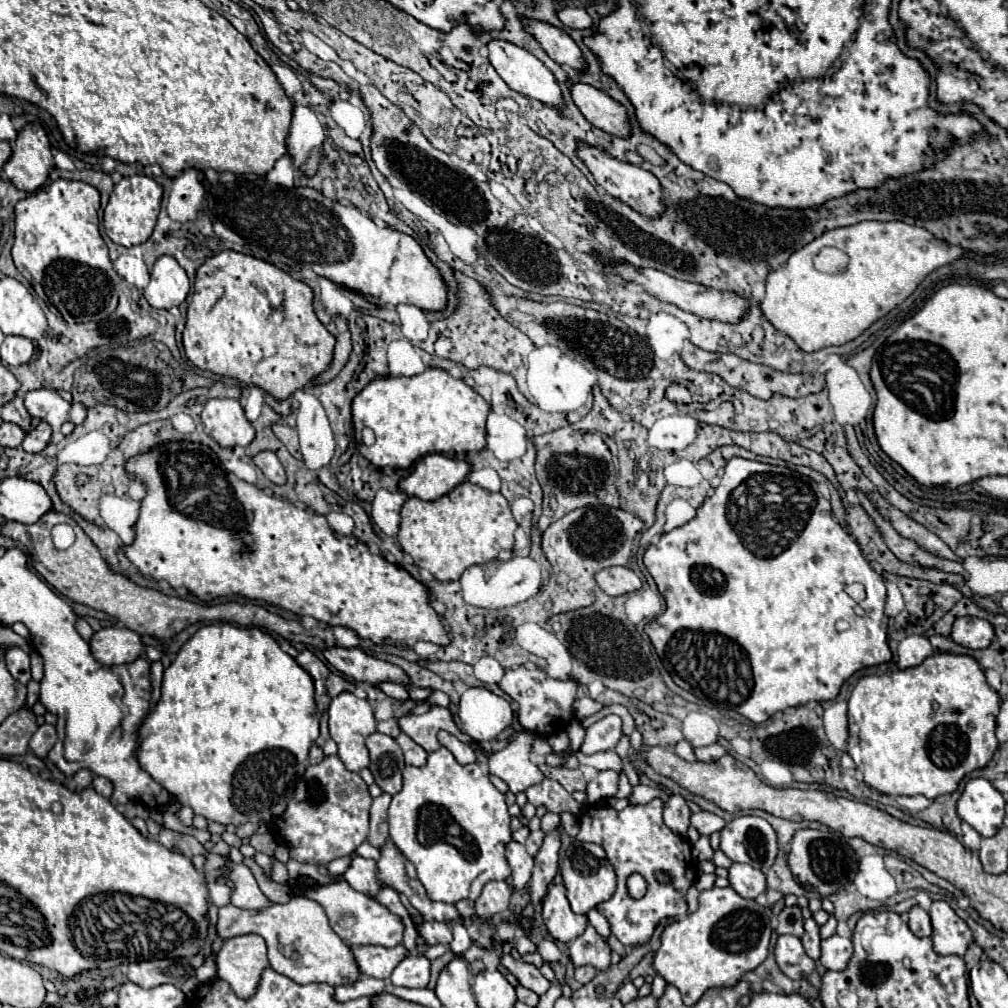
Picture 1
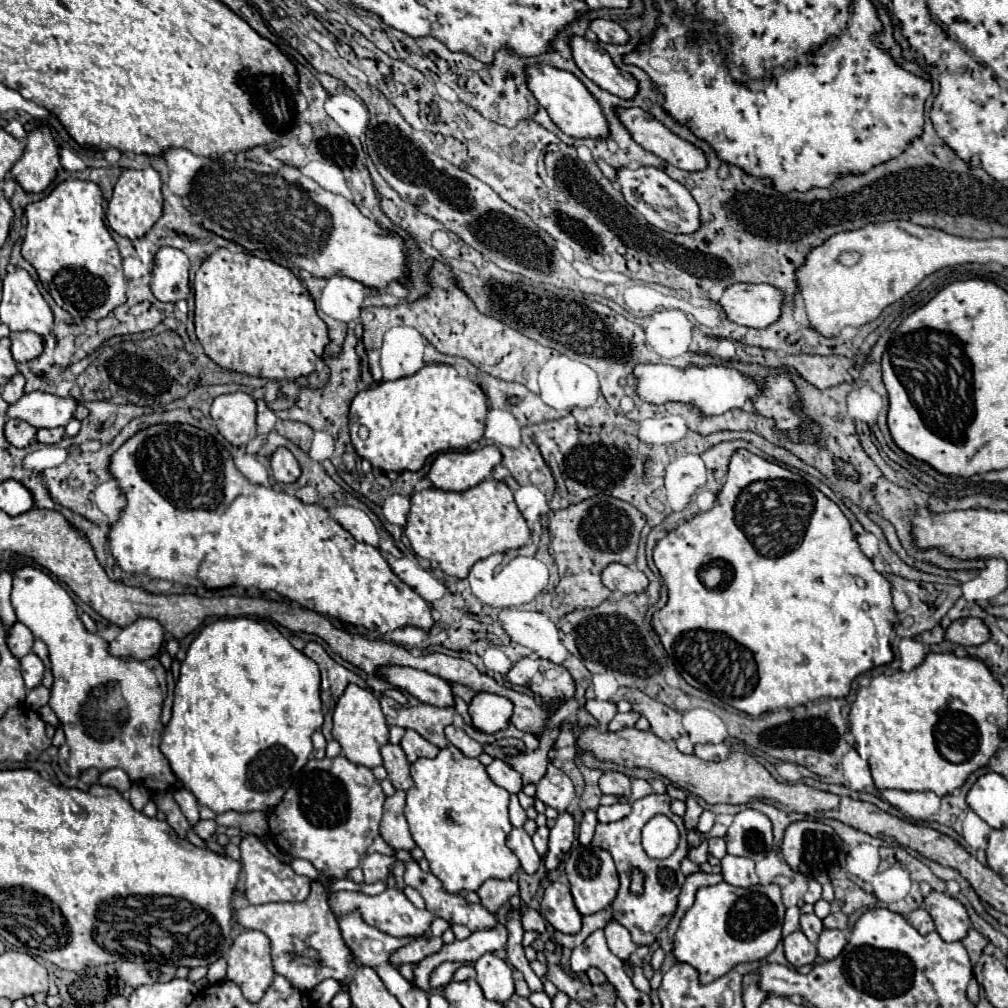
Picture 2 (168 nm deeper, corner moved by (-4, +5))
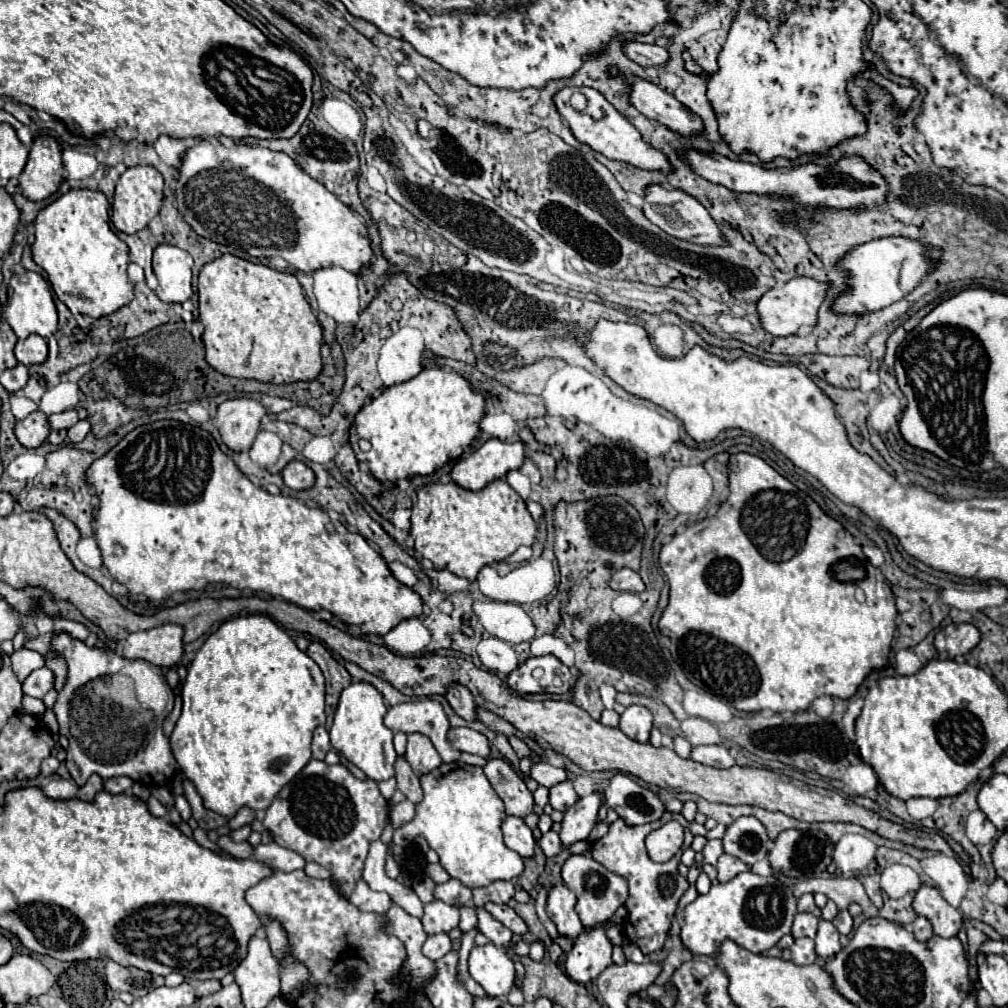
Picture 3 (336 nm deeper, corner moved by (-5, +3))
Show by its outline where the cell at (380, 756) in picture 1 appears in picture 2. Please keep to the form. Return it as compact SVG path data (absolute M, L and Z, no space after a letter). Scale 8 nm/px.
M385 744L381 748L381 756L383 756L383 768L389 774L391 784L397 790L409 790L413 786L413 778L409 774L409 762L403 748L399 744Z

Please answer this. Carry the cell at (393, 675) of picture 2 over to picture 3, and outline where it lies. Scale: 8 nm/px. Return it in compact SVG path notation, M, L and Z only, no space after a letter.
M450 684L448 686L448 694L446 694L450 706L456 710L458 716L462 716L468 722L474 722L476 716L476 702L474 696L470 694L470 690L466 690L466 686L462 684Z

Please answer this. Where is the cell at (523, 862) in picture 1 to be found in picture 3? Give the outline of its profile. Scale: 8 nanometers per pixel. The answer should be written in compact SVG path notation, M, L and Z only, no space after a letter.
M504 816L500 824L504 832L504 844L512 850L516 850L522 858L528 858L534 854L536 840L532 838L532 830L526 826L524 818L518 816Z

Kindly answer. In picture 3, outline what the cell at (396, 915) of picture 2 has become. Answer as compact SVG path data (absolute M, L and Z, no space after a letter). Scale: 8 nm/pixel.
M434 900L424 906L422 924L426 934L438 934L438 932L450 932L460 922L460 910L456 906L444 904L442 900Z

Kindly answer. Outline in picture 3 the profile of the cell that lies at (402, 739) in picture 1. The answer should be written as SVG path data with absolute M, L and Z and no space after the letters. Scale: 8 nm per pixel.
M424 734L408 736L408 750L406 750L404 758L408 760L408 764L412 766L416 776L430 774L432 770L436 770L442 764L442 758L438 756L436 748Z

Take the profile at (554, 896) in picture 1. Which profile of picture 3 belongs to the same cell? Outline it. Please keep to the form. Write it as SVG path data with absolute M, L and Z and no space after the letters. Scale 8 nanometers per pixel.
M558 884L550 890L546 910L562 936L578 936L582 932L582 922L574 910L574 904L576 894L564 884Z

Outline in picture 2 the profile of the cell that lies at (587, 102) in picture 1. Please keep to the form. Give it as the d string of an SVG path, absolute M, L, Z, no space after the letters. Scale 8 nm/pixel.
M617 108L617 118L641 148L657 154L665 162L683 170L703 170L707 166L699 148L681 140L641 108Z

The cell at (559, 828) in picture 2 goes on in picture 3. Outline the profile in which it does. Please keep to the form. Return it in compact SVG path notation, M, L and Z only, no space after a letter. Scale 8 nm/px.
M600 792L578 798L578 802L564 814L562 832L560 832L562 844L574 844L578 840L586 840L596 824L596 816L602 804L604 798Z

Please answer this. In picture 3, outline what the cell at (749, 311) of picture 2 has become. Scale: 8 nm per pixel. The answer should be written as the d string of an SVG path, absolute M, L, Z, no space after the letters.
M806 276L792 278L790 282L778 284L776 288L768 290L758 300L758 314L760 314L764 330L770 332L772 336L792 336L802 326L814 328L816 322L818 322L818 308L822 306L828 290L830 290L828 282L820 282L820 280L814 280L814 278L806 278Z

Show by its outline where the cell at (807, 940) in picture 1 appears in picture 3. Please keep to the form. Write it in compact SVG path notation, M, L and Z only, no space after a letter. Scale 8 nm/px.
M796 914L790 934L794 938L800 938L800 936L814 938L816 936L816 928L818 928L818 918L816 916L812 916L812 914Z

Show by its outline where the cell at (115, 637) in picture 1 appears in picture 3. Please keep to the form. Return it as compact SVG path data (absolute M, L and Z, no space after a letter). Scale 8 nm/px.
M166 624L152 630L132 632L124 644L124 658L142 658L160 668L174 668L182 662L184 630L178 624Z

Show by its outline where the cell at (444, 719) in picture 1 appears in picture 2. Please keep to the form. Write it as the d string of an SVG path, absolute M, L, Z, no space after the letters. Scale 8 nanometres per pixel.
M419 704L411 708L399 708L395 718L387 718L387 724L411 728L417 734L421 734L425 740L435 744L437 748L445 748L447 738L443 734L443 728L447 724L453 724L453 716L455 716L453 708L437 708L431 704Z

